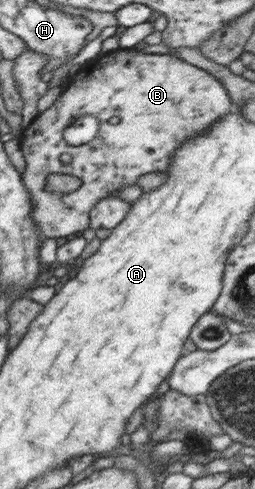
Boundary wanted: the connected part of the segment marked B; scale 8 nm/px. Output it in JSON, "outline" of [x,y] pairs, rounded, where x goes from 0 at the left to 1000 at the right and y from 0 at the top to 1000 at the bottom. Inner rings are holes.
{"outline":[[[471,98],[345,123],[298,151],[271,155],[263,178],[247,180],[212,215],[153,231],[78,276],[75,297],[102,327],[90,374],[122,395],[122,425],[137,429],[122,442],[137,444],[137,456],[157,460],[165,479],[204,479],[235,493],[314,479],[349,466],[349,434],[388,409],[443,401],[439,393],[471,389],[475,380],[537,376],[565,356],[651,354],[702,294],[820,266],[859,241],[906,227],[914,215],[878,174],[847,157],[808,141],[784,141],[682,112]],[[341,233],[388,245],[376,278],[314,299],[267,294],[251,268]],[[220,354],[298,360],[322,368],[322,378],[267,397],[184,389],[184,360]]]}

